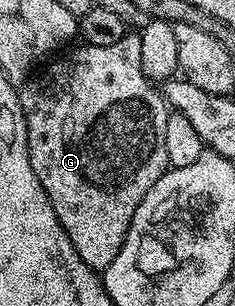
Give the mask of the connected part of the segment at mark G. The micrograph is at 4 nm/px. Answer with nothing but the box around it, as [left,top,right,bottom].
[18,34,170,270]

